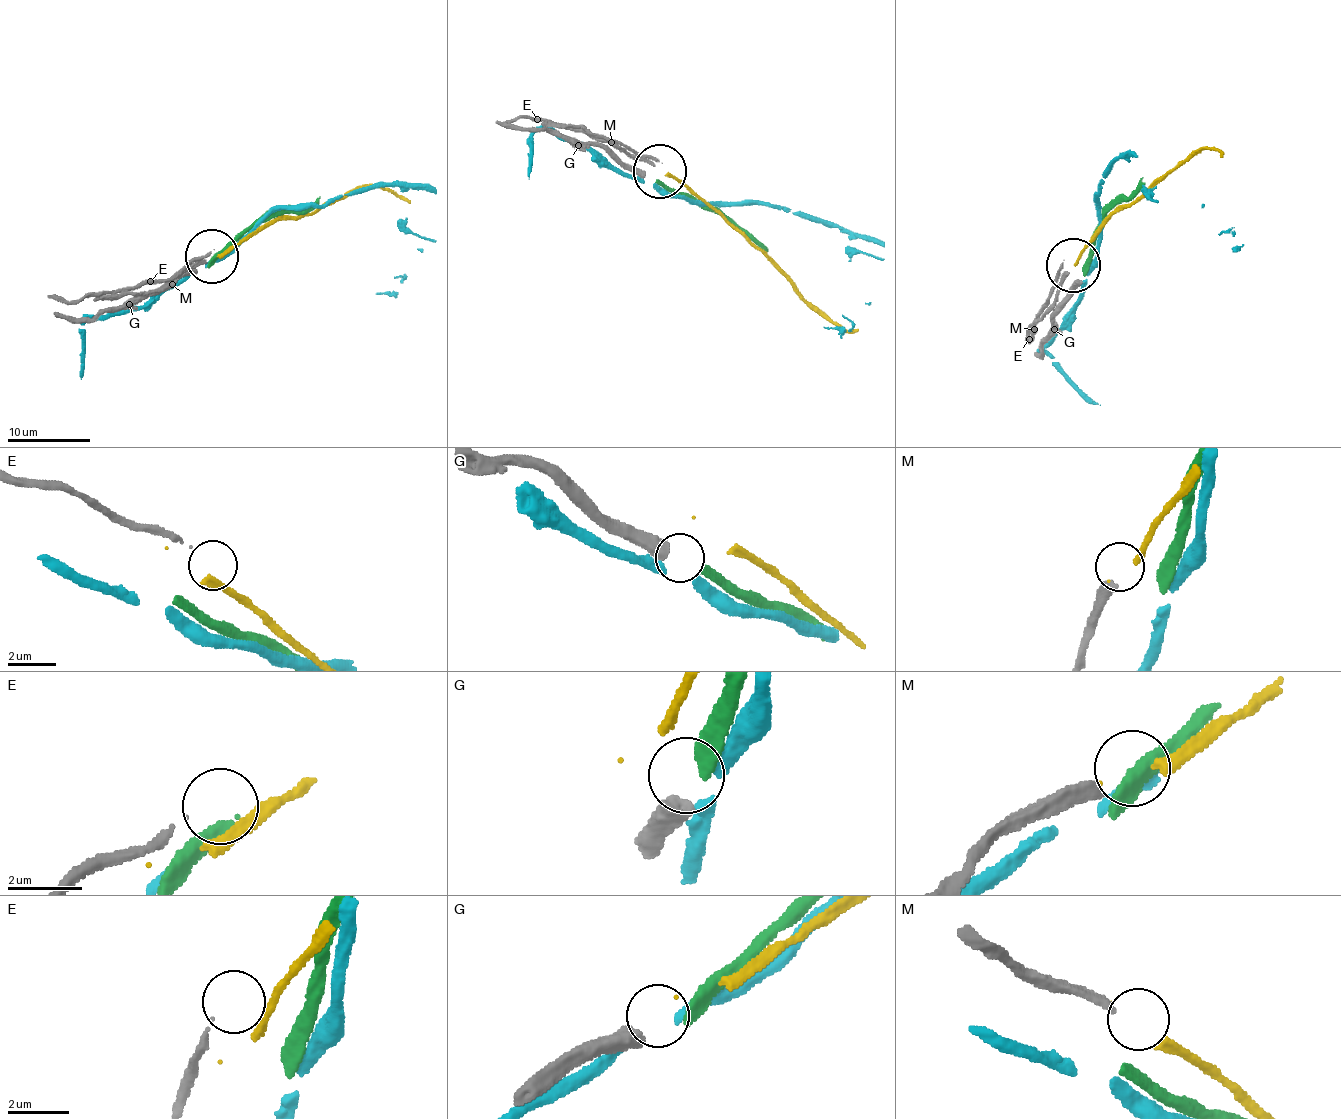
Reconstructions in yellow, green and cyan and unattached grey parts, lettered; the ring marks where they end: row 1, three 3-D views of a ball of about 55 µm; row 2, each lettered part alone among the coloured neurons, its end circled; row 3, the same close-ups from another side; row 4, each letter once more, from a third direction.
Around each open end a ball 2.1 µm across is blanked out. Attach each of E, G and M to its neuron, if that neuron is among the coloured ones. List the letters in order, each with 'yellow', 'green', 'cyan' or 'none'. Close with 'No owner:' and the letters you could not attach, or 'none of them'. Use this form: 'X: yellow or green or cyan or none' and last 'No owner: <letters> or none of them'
E: none
G: green
M: yellow
No owner: E

